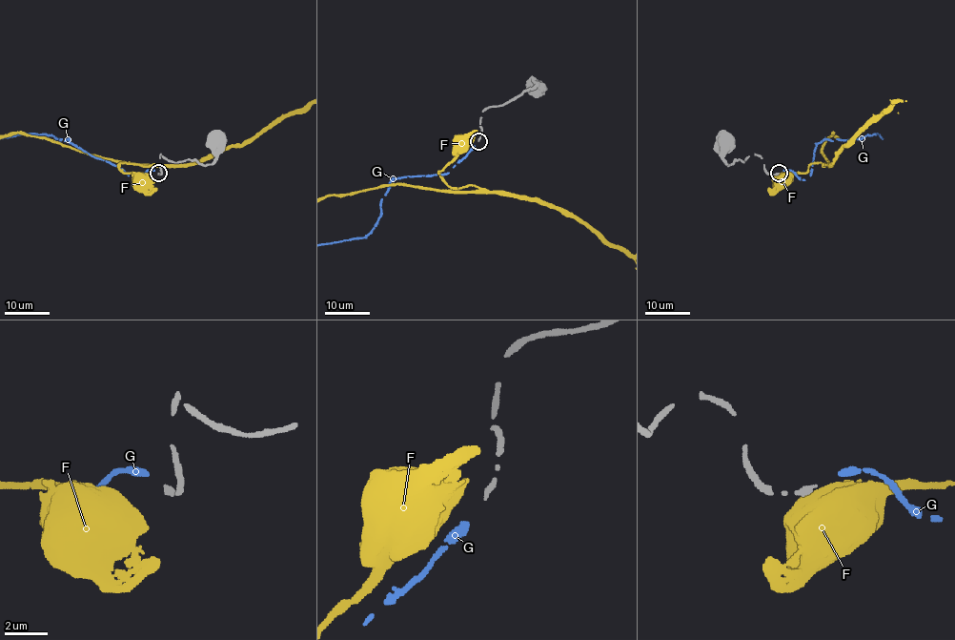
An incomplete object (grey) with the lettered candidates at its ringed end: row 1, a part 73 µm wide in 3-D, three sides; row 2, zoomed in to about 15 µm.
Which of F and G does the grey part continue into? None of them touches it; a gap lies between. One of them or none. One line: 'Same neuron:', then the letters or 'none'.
Same neuron: G

